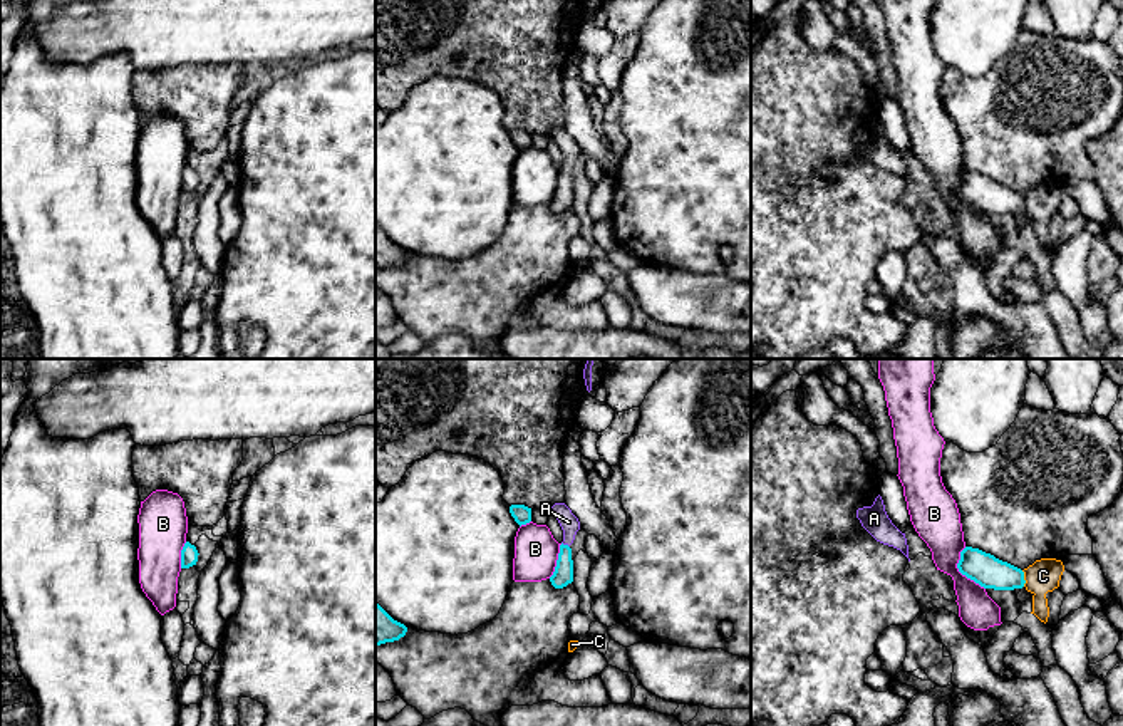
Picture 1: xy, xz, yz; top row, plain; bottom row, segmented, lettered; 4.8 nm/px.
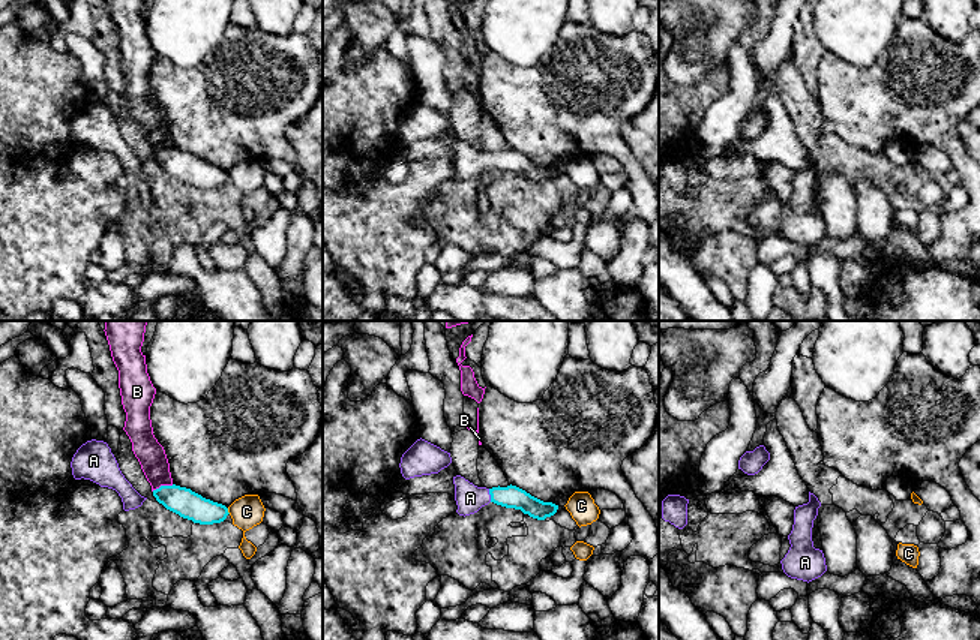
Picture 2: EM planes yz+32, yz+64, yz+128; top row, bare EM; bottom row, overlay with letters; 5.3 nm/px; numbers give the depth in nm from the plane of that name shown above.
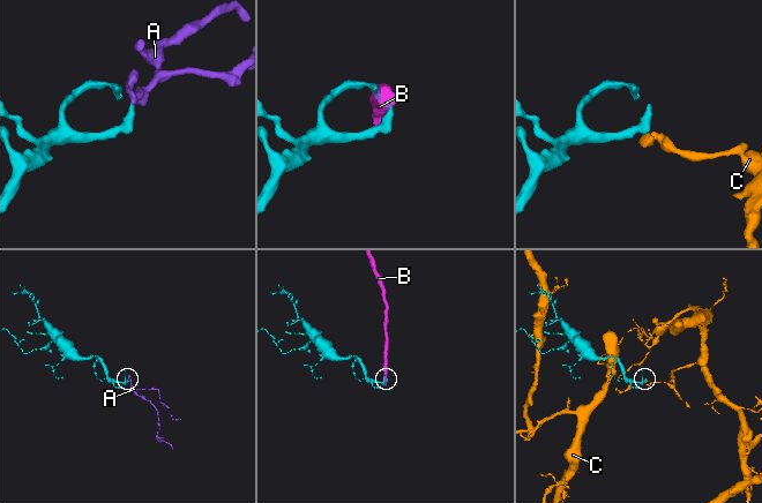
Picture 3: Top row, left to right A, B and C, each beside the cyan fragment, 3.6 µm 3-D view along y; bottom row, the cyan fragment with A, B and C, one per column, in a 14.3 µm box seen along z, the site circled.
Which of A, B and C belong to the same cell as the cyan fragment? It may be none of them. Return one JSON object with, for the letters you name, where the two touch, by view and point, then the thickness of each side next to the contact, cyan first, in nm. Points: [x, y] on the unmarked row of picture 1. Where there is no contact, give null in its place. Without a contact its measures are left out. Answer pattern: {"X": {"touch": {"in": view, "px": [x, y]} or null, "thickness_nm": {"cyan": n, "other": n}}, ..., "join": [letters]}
{"A": {"touch": {"in": "xz", "px": [565, 170]}, "thickness_nm": {"cyan": 100, "other": 90}}, "join": ["A"]}

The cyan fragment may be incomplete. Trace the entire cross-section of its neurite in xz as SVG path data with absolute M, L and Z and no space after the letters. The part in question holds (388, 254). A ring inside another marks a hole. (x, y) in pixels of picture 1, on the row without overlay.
M375 226L375 270L394 267L404 262L407 252L394 245L377 226Z

